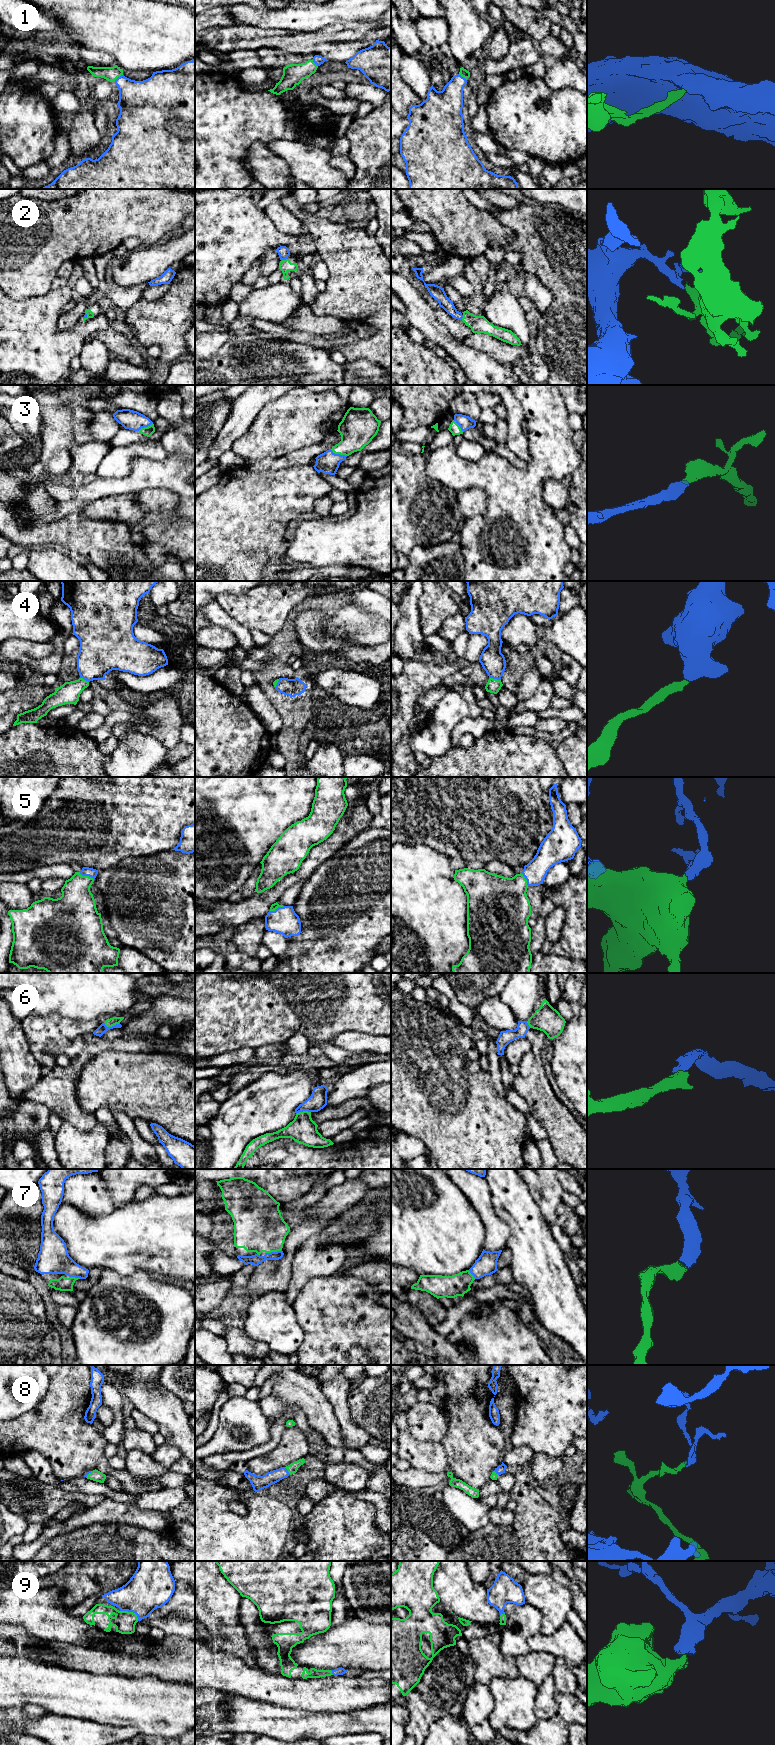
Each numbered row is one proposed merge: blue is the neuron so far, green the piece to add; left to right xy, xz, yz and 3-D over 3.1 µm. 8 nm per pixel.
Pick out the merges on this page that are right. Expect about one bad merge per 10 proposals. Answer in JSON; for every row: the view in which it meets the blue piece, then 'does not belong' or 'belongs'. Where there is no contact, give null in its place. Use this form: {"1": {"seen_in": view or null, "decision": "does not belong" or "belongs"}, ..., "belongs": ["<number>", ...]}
{"1": {"seen_in": "xy", "decision": "belongs"}, "2": {"seen_in": "xz", "decision": "belongs"}, "3": {"seen_in": "xz", "decision": "belongs"}, "4": {"seen_in": "yz", "decision": "belongs"}, "5": {"seen_in": "xy", "decision": "belongs"}, "6": {"seen_in": "xy", "decision": "belongs"}, "7": {"seen_in": "xz", "decision": "belongs"}, "8": {"seen_in": "xz", "decision": "belongs"}, "9": {"seen_in": "xy", "decision": "belongs"}, "belongs": ["1", "2", "3", "4", "5", "6", "7", "8", "9"]}

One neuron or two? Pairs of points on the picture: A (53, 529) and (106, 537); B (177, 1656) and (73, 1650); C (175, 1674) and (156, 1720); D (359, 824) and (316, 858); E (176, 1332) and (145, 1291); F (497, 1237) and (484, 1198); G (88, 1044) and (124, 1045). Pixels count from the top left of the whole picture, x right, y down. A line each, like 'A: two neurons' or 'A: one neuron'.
A: one neuron
B: one neuron
C: two neurons
D: one neuron
E: one neuron
F: one neuron
G: one neuron

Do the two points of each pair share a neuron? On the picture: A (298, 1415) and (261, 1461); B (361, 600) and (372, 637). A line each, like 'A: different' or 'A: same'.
A: different
B: different

